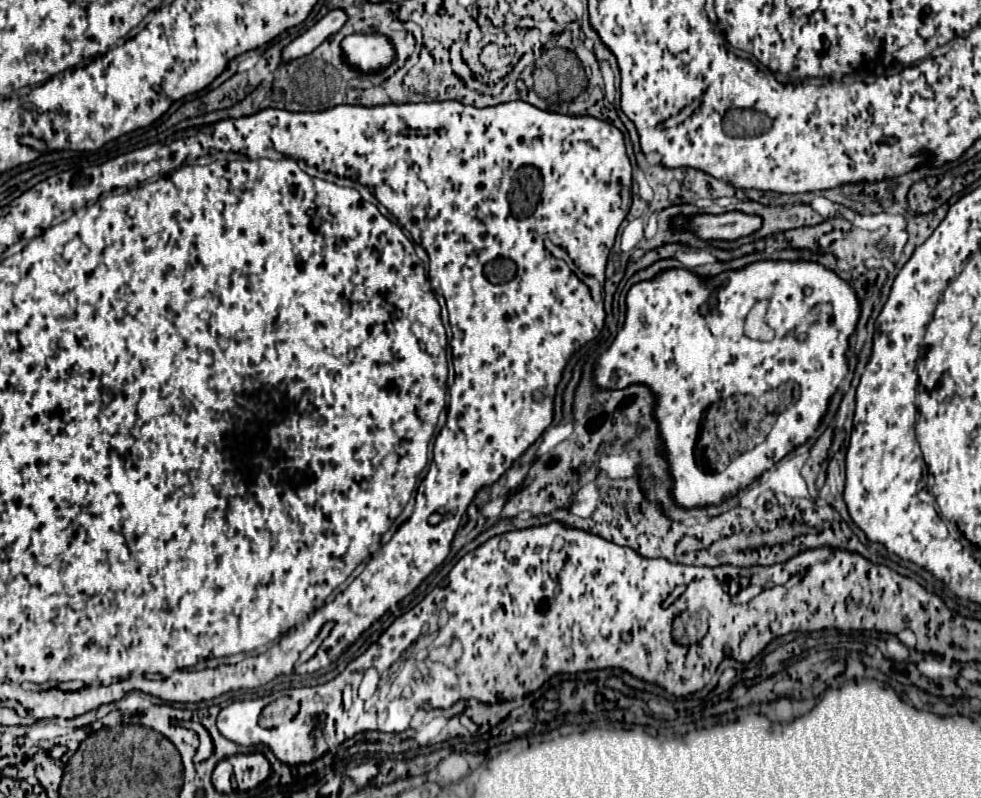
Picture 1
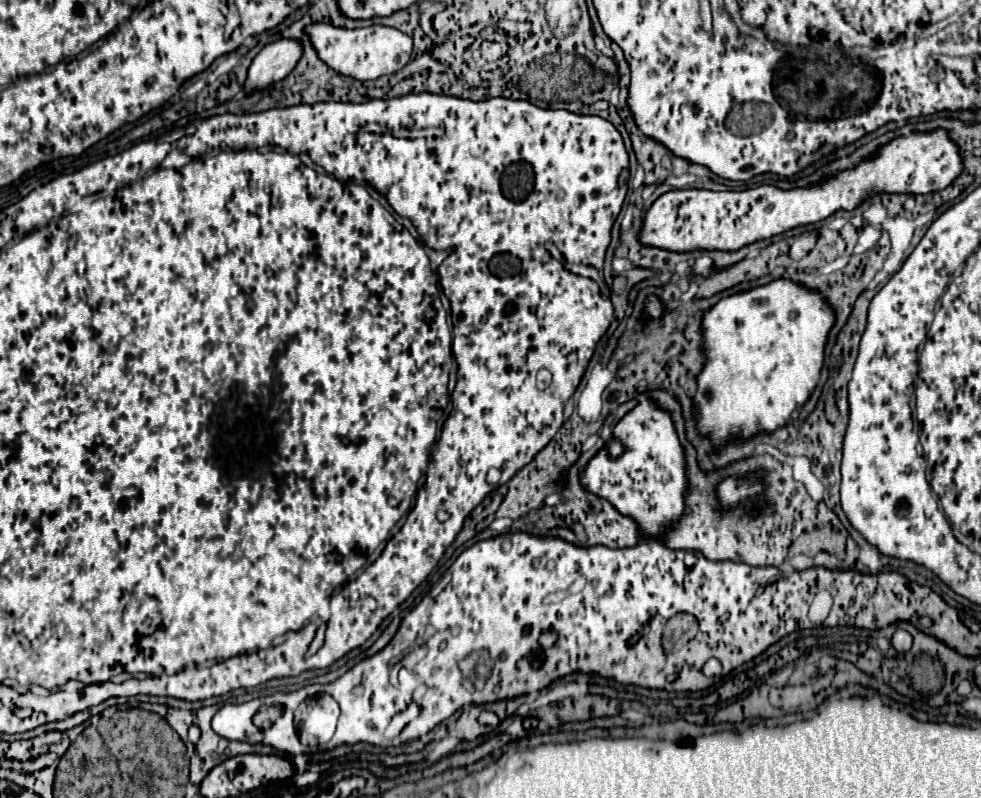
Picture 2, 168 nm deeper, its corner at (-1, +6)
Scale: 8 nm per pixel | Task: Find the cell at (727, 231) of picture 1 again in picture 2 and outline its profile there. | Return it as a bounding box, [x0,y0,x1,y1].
[638,129,962,253]

